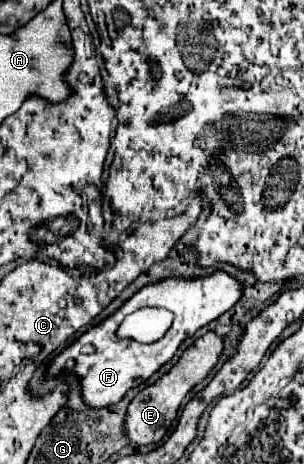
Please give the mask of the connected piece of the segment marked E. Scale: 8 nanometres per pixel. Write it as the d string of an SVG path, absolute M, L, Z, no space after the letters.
M207 331L201 339L197 339L189 349L183 351L179 361L173 365L173 369L167 375L163 375L157 383L145 387L141 393L135 395L135 399L131 401L127 409L127 417L125 417L125 431L131 443L151 445L151 443L159 443L165 437L167 429L177 417L177 409L183 397L209 375L209 371L217 365L223 353L223 347L225 347L225 337L215 331Z

